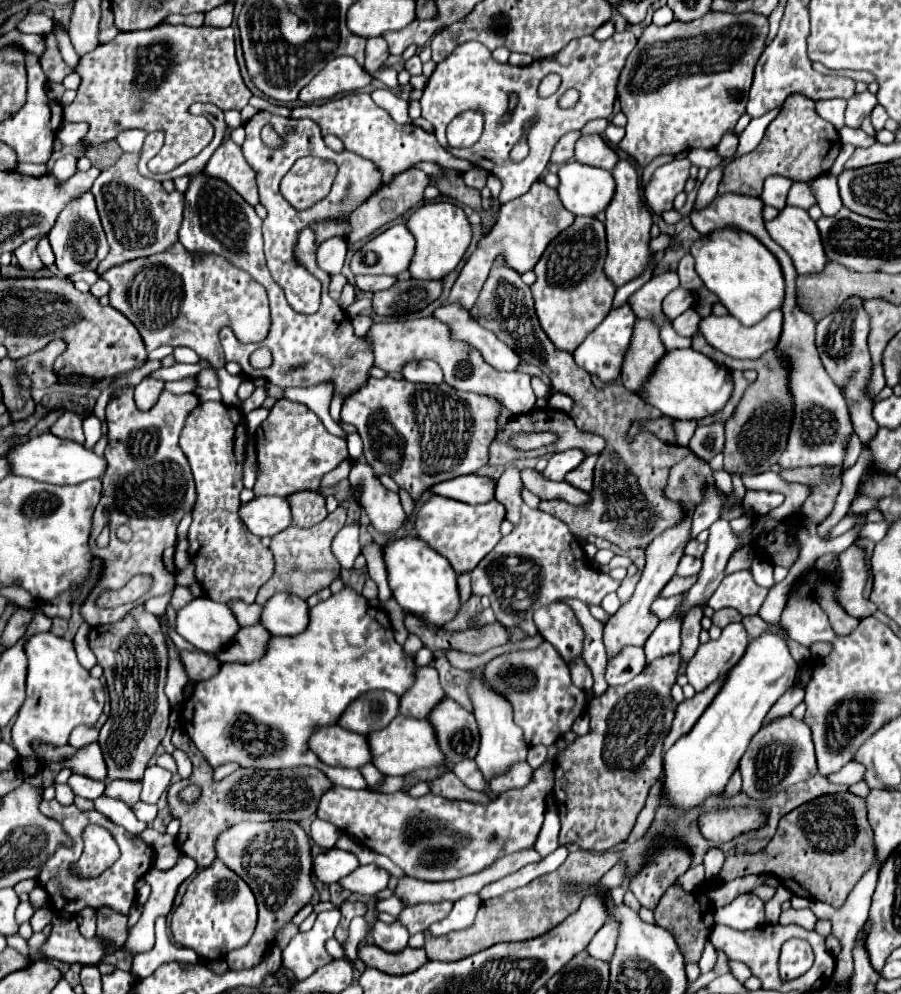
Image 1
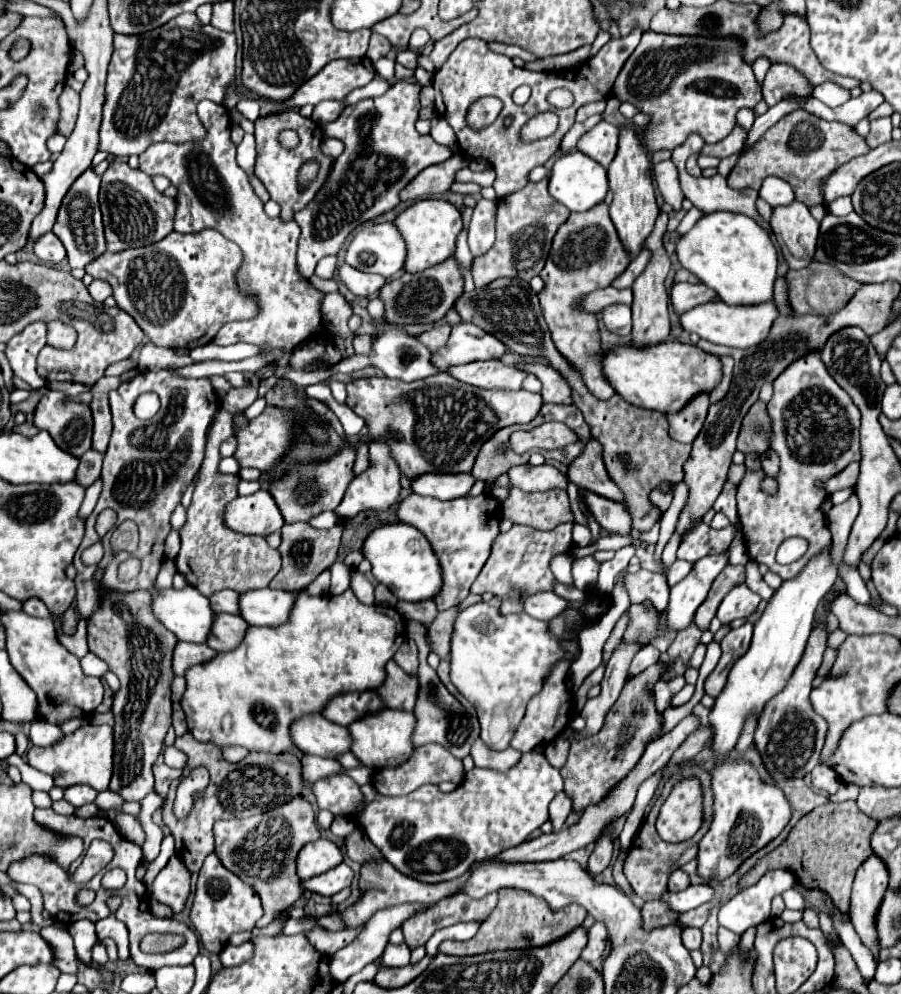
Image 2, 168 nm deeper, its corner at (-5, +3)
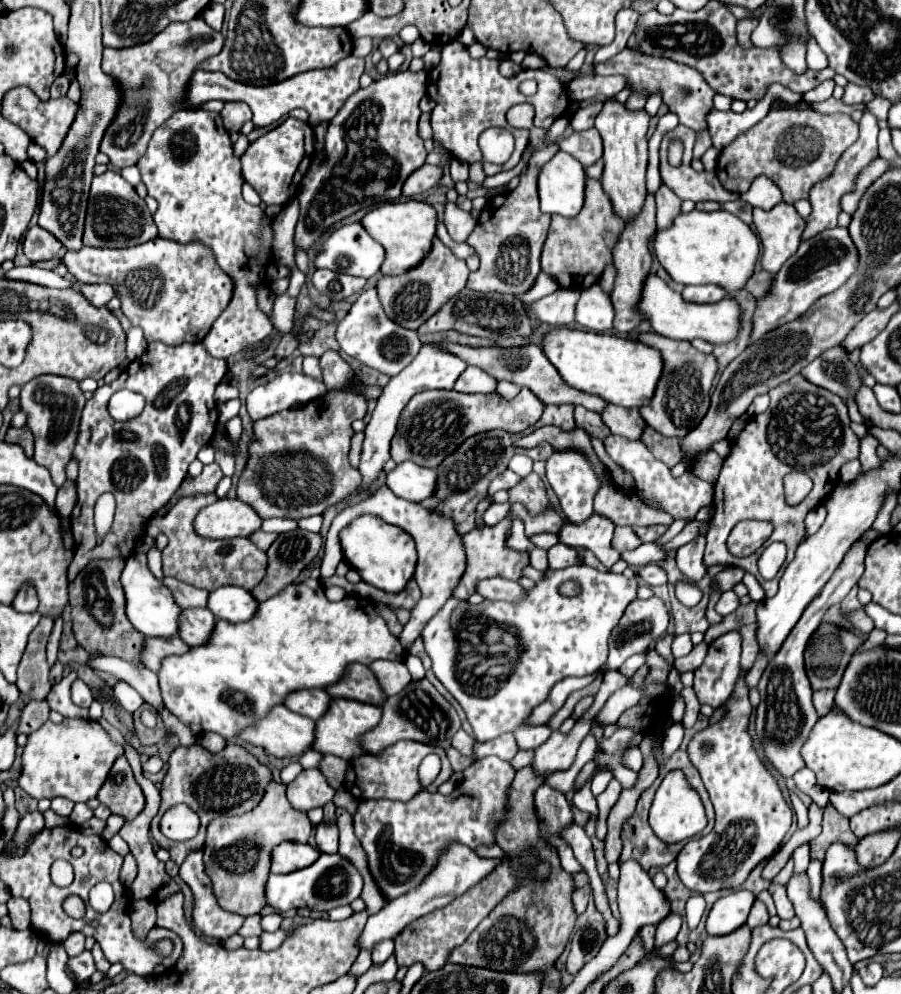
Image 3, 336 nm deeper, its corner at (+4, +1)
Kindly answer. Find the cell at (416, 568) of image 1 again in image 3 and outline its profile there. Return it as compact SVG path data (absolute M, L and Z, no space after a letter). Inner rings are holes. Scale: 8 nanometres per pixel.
M356 517L348 527L344 527L344 531L340 531L340 547L350 567L356 569L366 583L382 591L402 591L404 583L408 583L408 579L412 579L414 575L416 547L412 543L412 537L400 527L384 523L380 517Z

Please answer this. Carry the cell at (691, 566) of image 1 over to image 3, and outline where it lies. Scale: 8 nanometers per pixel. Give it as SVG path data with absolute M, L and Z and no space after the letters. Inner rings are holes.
M646 565L646 567L638 567L636 575L642 577L646 581L646 585L656 587L656 585L666 585L666 571L660 565Z

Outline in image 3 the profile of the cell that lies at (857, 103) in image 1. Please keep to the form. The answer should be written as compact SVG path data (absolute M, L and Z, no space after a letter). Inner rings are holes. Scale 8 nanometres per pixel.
M848 83L844 87L844 95L842 95L842 101L848 103L848 105L856 105L856 103L868 103L872 101L876 95L864 87L864 85L854 85L854 83Z

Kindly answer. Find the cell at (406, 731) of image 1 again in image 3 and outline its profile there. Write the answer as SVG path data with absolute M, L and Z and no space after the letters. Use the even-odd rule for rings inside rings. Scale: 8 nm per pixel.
M332 699L330 707L328 707L328 715L324 715L322 719L316 721L316 731L314 731L314 741L312 741L312 749L318 753L332 753L332 755L340 755L342 759L352 759L356 755L364 755L364 751L358 747L358 739L360 735L364 735L364 731L370 731L372 727L376 727L376 723L380 723L380 707L376 705L368 705L368 703L356 703L356 701L348 701L348 699Z

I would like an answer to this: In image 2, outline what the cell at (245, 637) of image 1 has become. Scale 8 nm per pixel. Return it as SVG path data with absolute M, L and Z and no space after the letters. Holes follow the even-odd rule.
M217 615L217 625L213 625L213 633L209 635L207 645L215 649L217 653L233 651L243 641L245 633L249 629L249 623L241 619L241 615Z

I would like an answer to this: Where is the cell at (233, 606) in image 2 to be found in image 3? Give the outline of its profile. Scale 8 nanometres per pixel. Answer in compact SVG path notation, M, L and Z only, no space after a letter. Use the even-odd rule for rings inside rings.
M164 577L162 583L172 591L174 601L176 601L178 607L182 607L182 609L190 609L190 607L206 607L208 591L190 587L188 583L182 583L182 581L174 579L174 577Z

